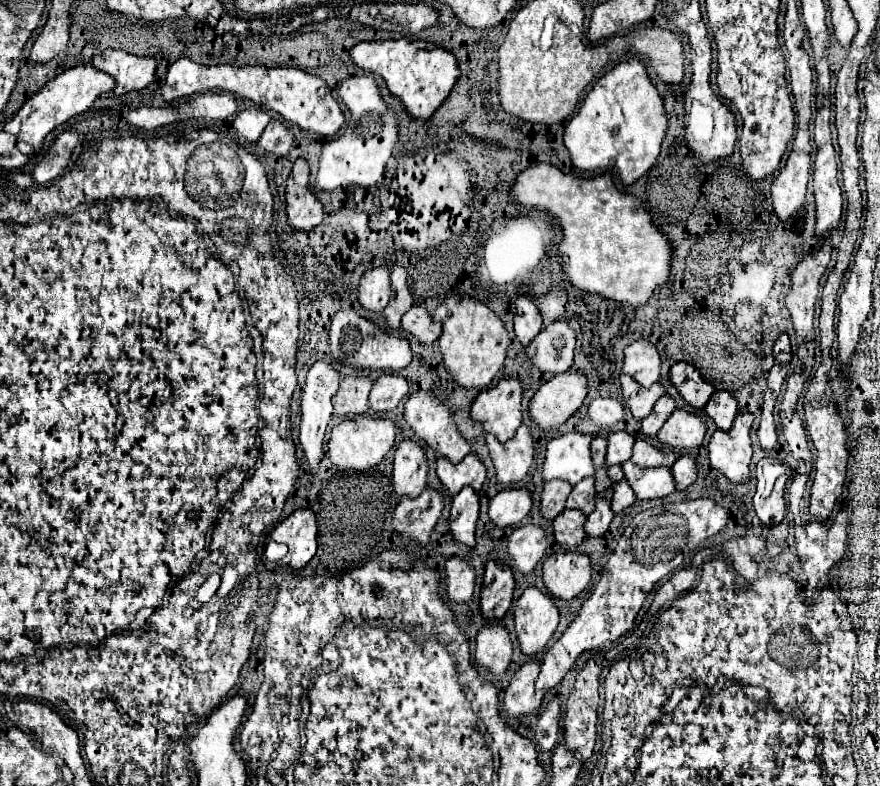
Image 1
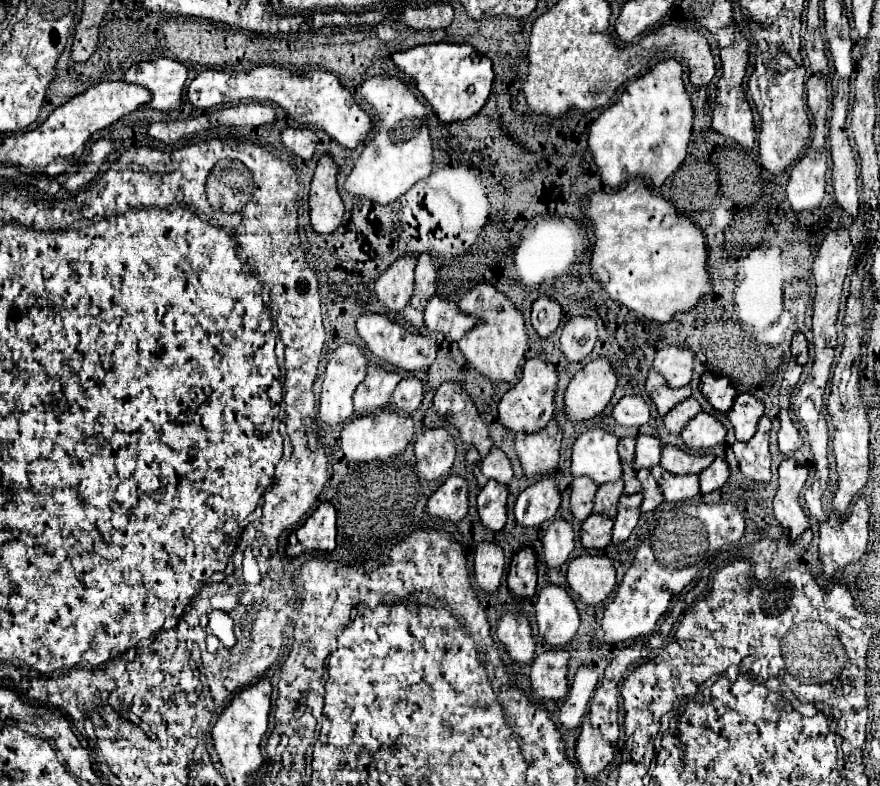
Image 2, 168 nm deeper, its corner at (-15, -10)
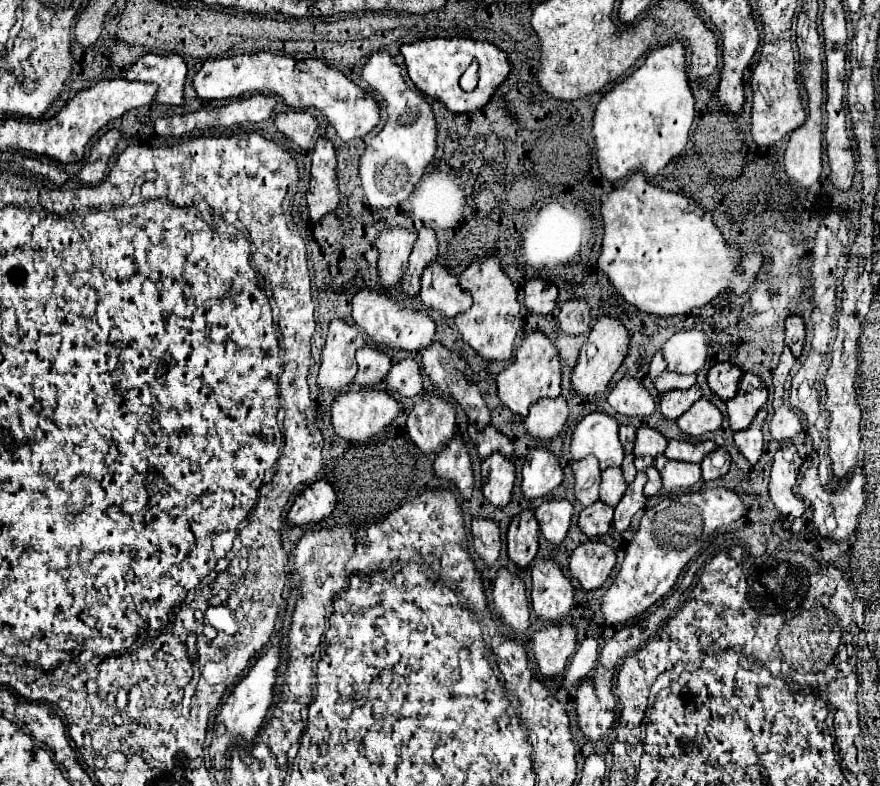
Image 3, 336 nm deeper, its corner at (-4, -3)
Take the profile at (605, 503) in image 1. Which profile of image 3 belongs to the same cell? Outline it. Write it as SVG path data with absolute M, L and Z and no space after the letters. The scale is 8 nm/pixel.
M637 473L635 481L631 485L627 485L625 495L621 497L619 505L615 507L615 515L613 515L613 529L615 531L625 531L631 523L631 517L645 507L645 495L643 495L643 485L645 485L645 473Z

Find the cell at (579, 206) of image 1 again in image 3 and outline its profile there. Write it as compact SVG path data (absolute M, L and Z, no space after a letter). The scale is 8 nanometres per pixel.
M643 173L631 175L623 187L617 187L601 197L601 219L605 225L605 235L597 267L609 277L611 285L621 297L643 313L653 313L661 317L677 315L709 303L723 289L743 293L753 283L753 277L759 273L763 261L763 257L757 253L741 255L739 251L729 249L725 239L713 225L711 217L697 215L691 209L691 199L649 185Z

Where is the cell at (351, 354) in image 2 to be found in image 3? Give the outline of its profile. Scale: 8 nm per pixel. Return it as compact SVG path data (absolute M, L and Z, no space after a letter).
M339 319L331 321L317 375L319 393L341 393L353 383L353 377L357 375L355 351L363 345L363 333L357 327Z

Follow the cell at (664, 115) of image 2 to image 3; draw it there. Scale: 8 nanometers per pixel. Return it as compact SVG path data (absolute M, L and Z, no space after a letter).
M673 41L667 47L651 51L645 63L625 81L617 83L595 107L593 139L597 147L597 165L601 175L611 183L637 171L645 173L647 177L655 177L675 155L679 155L685 149L689 129L693 123L693 113L695 113L693 105L695 105L695 99L691 95L687 75L685 75L683 45L679 41Z

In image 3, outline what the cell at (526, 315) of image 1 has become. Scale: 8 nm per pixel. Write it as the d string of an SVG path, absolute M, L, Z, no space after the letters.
M533 279L525 283L523 291L525 291L525 307L529 313L547 315L553 311L557 301L557 287L553 283L543 279Z

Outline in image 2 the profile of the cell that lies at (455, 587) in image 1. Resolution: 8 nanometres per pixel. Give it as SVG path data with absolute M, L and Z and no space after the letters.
M482 542L476 548L476 558L474 558L474 574L476 582L484 592L496 592L504 574L504 552L498 544L492 542Z

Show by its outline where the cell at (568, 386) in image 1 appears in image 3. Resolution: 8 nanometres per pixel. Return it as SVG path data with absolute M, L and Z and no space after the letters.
M599 317L595 327L591 329L587 341L583 343L577 365L573 369L573 375L571 375L573 393L581 395L581 397L593 397L597 393L603 393L607 389L613 373L623 363L625 353L627 353L627 345L629 345L627 329L613 317Z

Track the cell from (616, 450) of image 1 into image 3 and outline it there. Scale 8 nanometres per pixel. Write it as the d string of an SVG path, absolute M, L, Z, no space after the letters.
M641 427L641 429L637 429L633 455L635 457L643 457L643 455L657 457L657 455L663 455L665 445L667 445L667 439L659 431L649 429L649 427Z

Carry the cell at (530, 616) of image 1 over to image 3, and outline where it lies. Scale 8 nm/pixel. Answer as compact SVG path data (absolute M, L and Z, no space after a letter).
M541 561L531 567L533 613L549 623L561 621L573 607L573 585L557 563Z

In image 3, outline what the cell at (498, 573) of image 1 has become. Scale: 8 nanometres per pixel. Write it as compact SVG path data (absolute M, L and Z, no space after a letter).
M525 509L523 513L515 515L507 533L509 561L515 563L515 567L525 569L537 553L537 547L539 547L537 539L539 539L539 525L533 517L533 511Z

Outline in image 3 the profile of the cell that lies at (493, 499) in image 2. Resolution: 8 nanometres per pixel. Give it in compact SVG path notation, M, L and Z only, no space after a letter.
M493 453L481 465L481 475L485 477L481 493L491 507L505 507L511 501L511 487L515 481L513 461Z

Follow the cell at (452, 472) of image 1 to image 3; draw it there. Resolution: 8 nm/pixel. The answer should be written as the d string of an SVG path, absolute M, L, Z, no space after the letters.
M469 425L469 435L475 445L475 451L481 459L487 459L491 453L499 451L503 457L511 457L513 443L493 427L485 427L485 431L477 431L475 425Z

